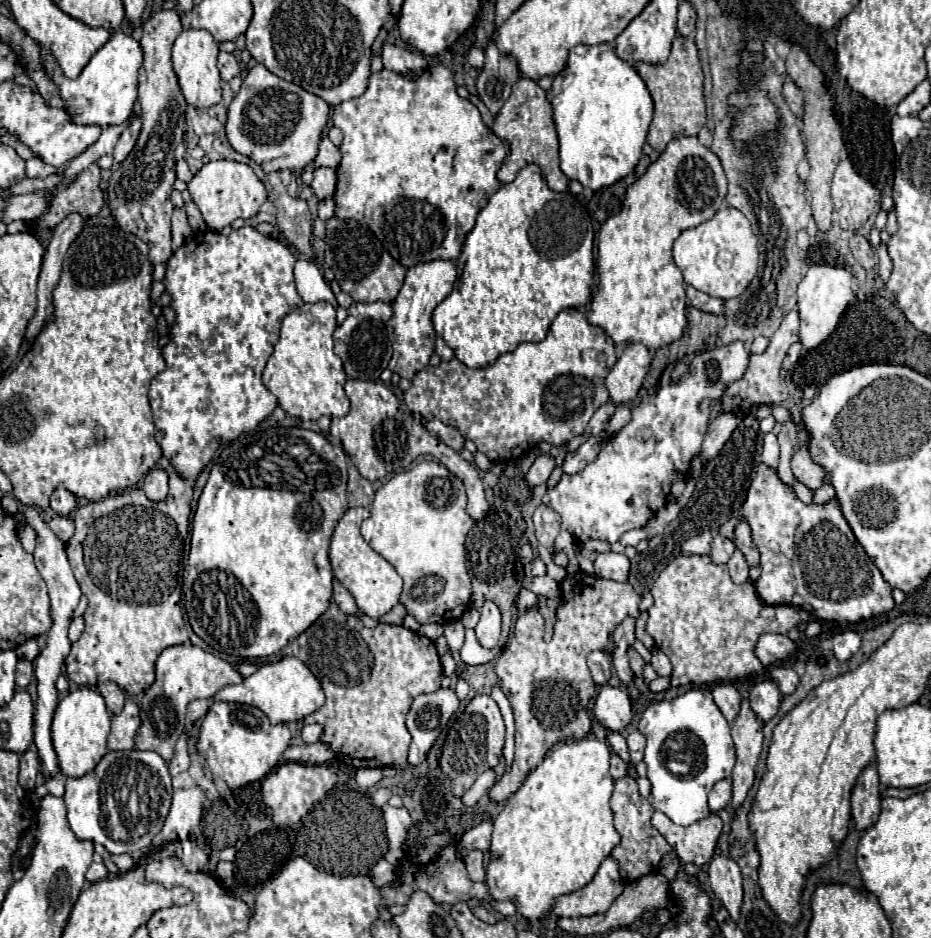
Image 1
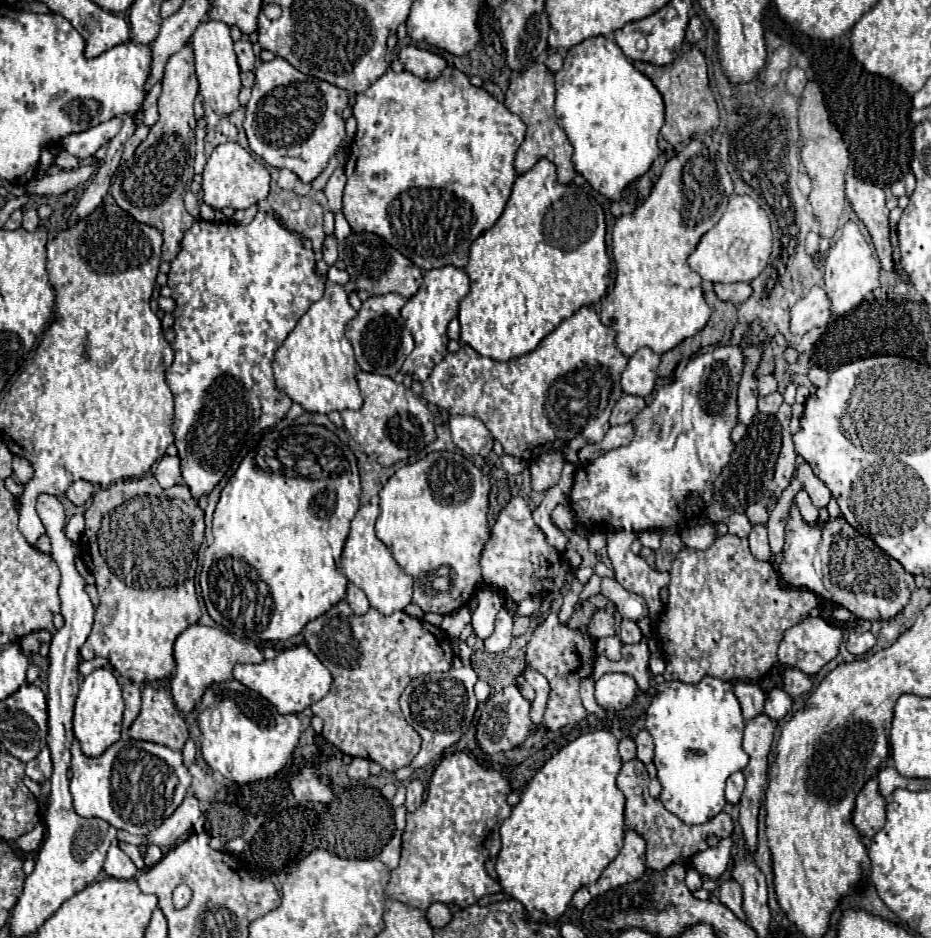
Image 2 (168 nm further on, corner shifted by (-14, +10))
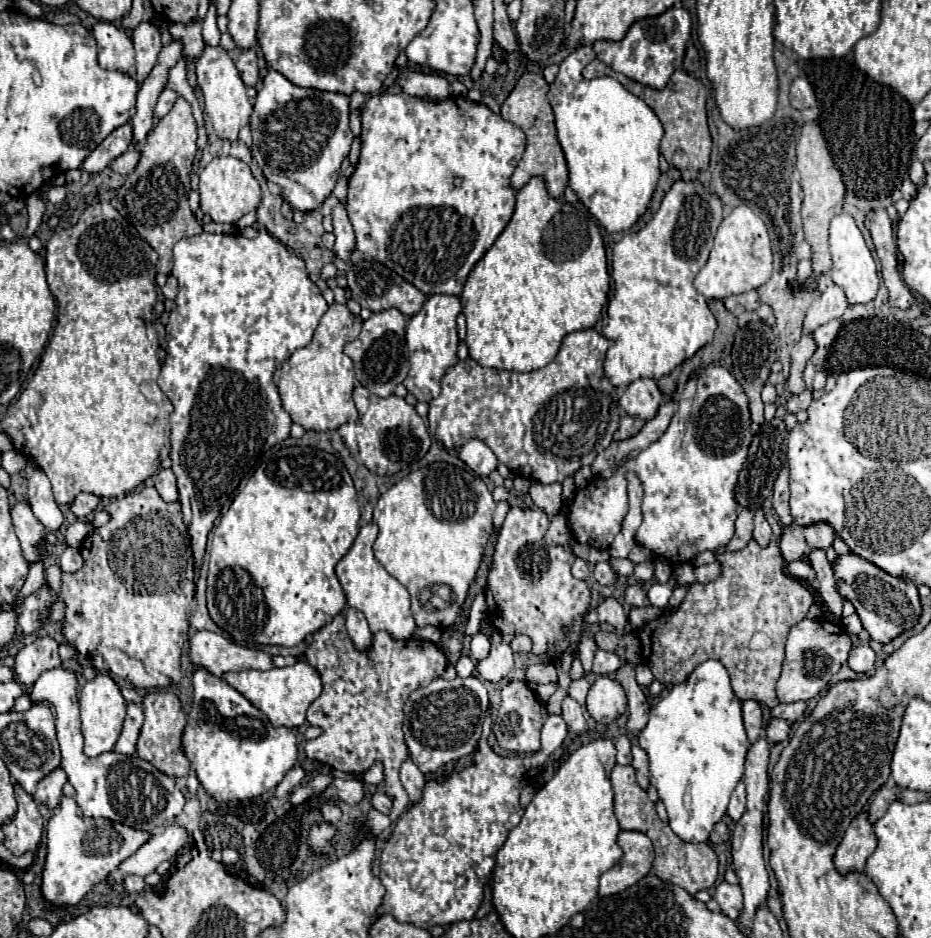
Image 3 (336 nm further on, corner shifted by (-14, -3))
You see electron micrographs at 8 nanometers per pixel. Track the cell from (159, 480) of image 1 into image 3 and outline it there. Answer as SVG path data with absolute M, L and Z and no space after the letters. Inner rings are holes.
M160 469L154 477L154 487L156 491L160 493L160 497L164 501L178 501L178 489L176 489L176 477L174 477L174 471L172 469Z

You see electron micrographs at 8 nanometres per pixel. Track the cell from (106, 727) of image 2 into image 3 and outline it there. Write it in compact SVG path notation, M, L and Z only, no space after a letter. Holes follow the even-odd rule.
M98 673L80 691L80 721L82 721L80 729L84 735L84 753L88 757L98 757L102 753L112 751L122 731L124 717L126 717L126 701L120 695L118 685L112 681L112 677Z

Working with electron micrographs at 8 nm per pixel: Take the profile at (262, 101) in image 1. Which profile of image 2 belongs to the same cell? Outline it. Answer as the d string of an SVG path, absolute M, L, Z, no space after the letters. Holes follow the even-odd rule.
M284 58L262 62L256 68L256 82L246 106L244 130L250 150L274 168L292 170L304 184L310 184L326 168L346 138L342 110L348 106L348 92L314 76L306 76Z

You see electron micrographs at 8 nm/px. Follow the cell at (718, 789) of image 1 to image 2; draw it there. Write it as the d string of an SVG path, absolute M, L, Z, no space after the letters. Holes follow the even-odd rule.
M736 772L736 774L732 774L728 778L728 784L726 784L726 800L730 804L738 804L742 792L744 792L744 774L742 772Z

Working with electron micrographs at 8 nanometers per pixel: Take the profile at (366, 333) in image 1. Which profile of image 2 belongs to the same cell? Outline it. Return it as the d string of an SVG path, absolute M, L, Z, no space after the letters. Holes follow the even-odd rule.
M384 294L384 296L370 296L358 316L346 326L346 338L352 342L356 352L356 362L364 372L382 374L394 378L404 362L404 348L402 348L402 316L400 310L406 300L400 294Z

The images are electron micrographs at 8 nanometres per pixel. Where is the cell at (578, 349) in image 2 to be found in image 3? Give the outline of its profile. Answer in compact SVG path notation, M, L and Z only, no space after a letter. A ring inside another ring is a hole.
M582 329L564 337L558 355L542 369L530 373L510 373L498 369L486 369L474 359L458 361L450 367L440 381L440 395L428 403L430 433L442 441L446 449L458 449L466 439L482 439L514 475L554 483L562 481L566 475L574 475L582 465L590 465L598 453L602 453L616 431L616 423L610 423L612 415L618 411L618 389L604 375L604 357L610 341L594 331Z

